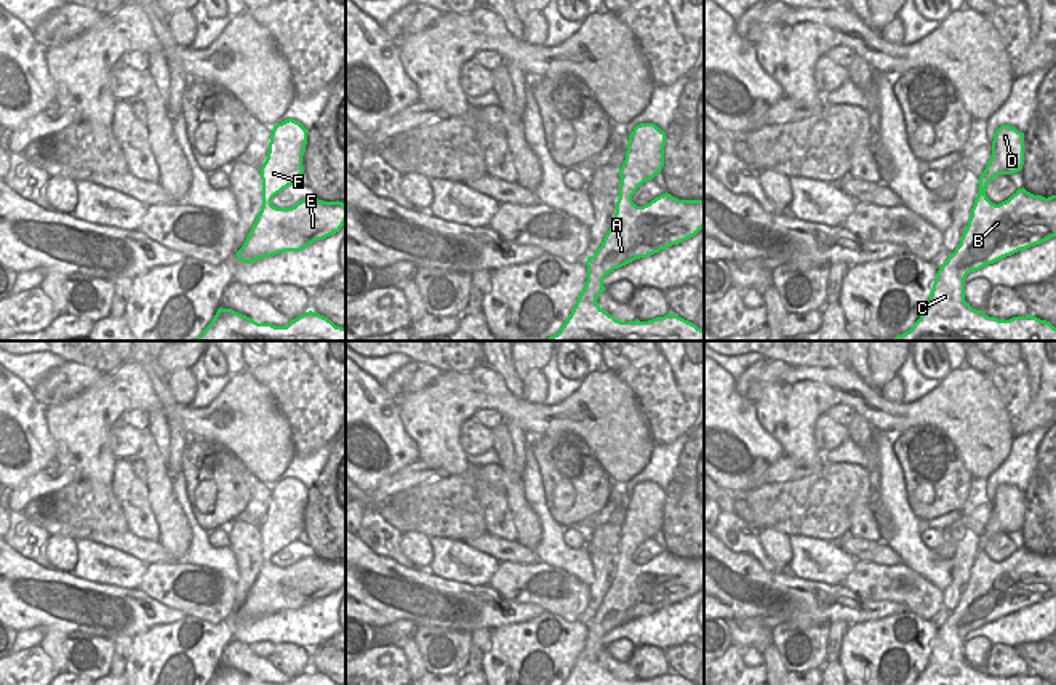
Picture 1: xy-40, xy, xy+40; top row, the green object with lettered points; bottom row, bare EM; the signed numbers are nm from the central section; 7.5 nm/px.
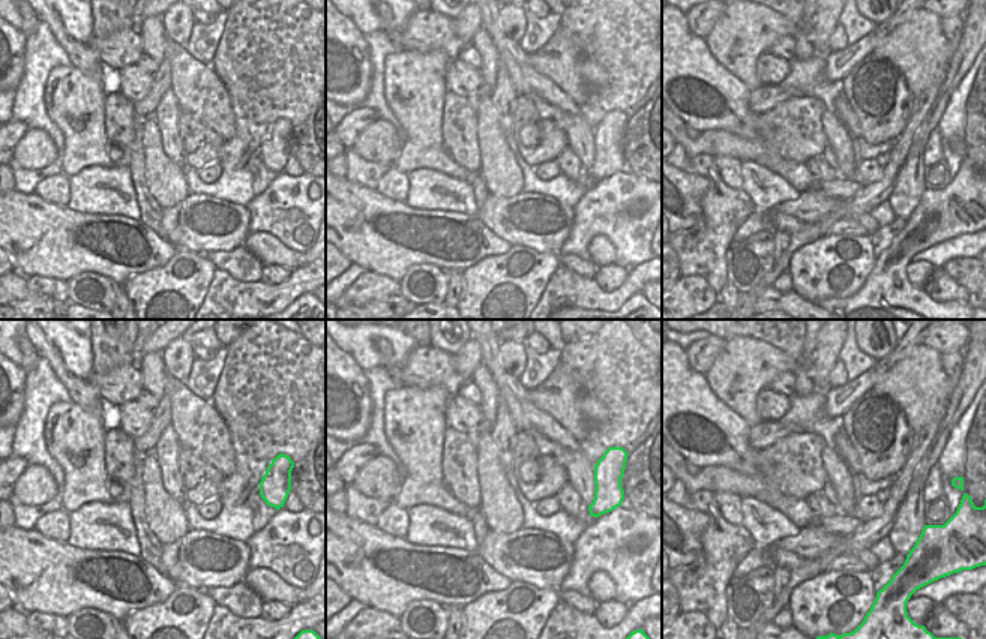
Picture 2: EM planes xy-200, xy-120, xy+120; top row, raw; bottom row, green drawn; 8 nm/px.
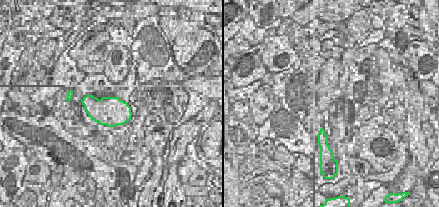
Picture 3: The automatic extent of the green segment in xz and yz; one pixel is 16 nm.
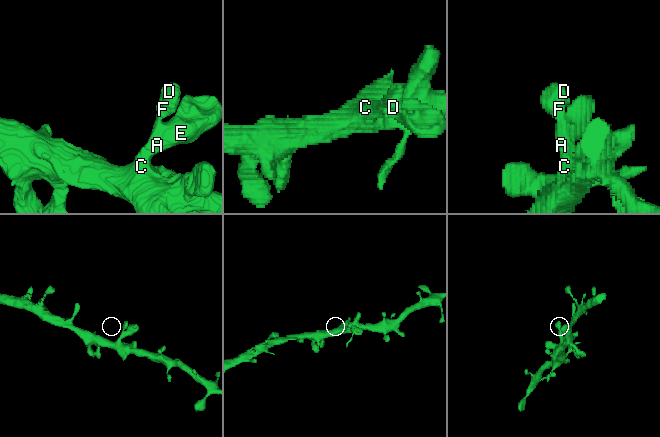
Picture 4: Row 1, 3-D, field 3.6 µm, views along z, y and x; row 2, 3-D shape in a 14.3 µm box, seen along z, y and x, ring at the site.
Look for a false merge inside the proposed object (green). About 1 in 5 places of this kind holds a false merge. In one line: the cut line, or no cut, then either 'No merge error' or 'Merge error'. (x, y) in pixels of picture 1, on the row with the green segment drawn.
No split. No merge error.

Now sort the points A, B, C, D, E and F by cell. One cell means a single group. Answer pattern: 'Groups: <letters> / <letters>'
Groups: A B C D E F.

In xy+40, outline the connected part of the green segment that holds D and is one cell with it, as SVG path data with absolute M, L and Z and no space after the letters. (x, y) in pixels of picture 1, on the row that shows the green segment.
M1002 125L994 133L992 157L979 176L979 194L960 245L939 267L925 312L909 331L896 336L893 341L1056 341L1056 328L1046 320L1030 314L998 320L973 309L965 301L965 278L970 272L1056 237L1056 195L1045 198L1022 187L998 205L992 203L986 195L986 187L992 179L998 174L1014 174L1022 170L1022 165L1024 133L1010 125Z

